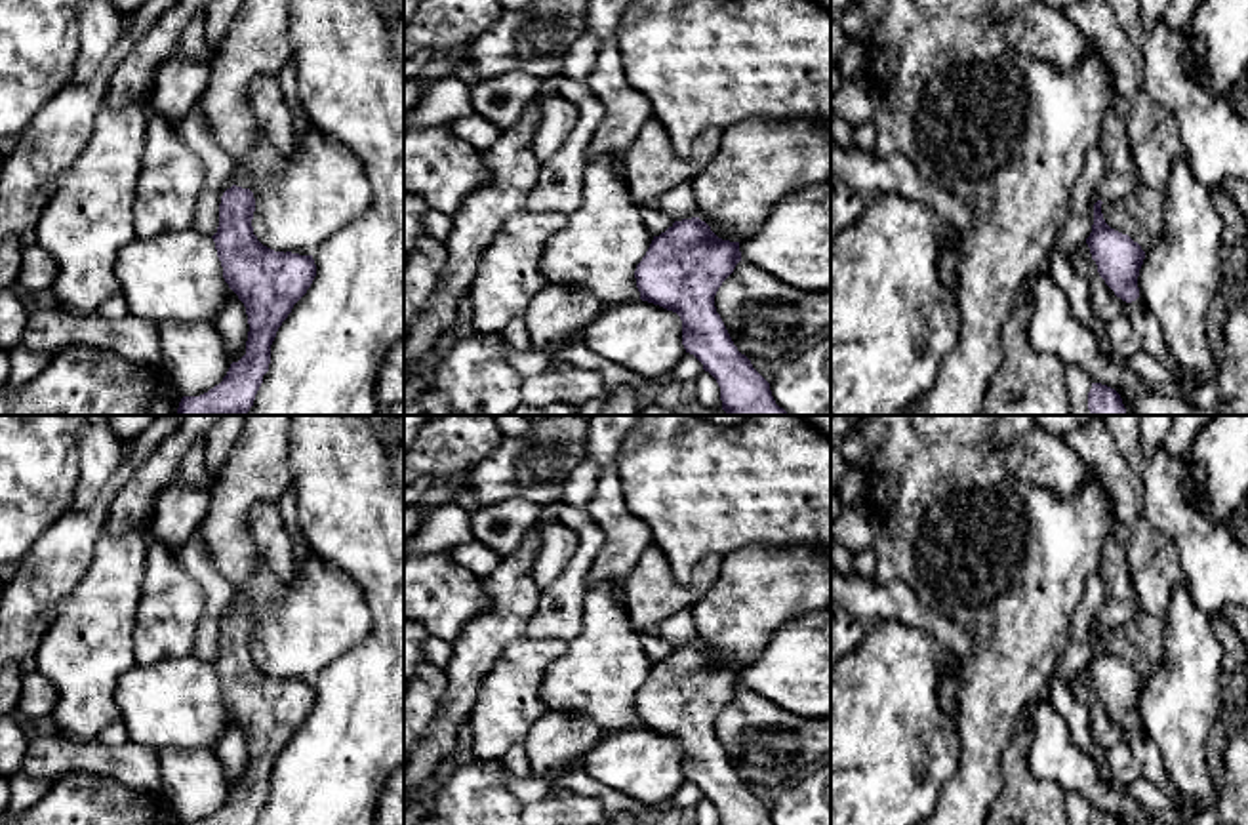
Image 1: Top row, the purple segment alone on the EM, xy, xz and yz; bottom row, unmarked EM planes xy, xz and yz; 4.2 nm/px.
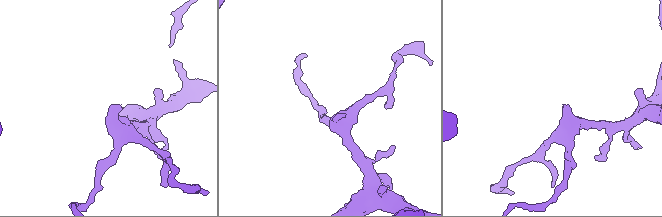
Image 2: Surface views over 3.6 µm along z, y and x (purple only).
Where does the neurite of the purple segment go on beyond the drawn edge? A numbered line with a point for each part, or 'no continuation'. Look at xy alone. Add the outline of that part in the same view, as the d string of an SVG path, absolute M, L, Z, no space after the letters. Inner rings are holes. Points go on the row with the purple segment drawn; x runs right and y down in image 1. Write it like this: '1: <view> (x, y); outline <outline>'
1: xy (271, 164); outline M261 147L257 160L246 162L234 175L232 185L252 189L259 183L282 179L290 156L280 154L276 149Z

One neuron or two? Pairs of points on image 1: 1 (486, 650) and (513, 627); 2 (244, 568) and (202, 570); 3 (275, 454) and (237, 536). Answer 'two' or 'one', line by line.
1: one
2: two
3: one

